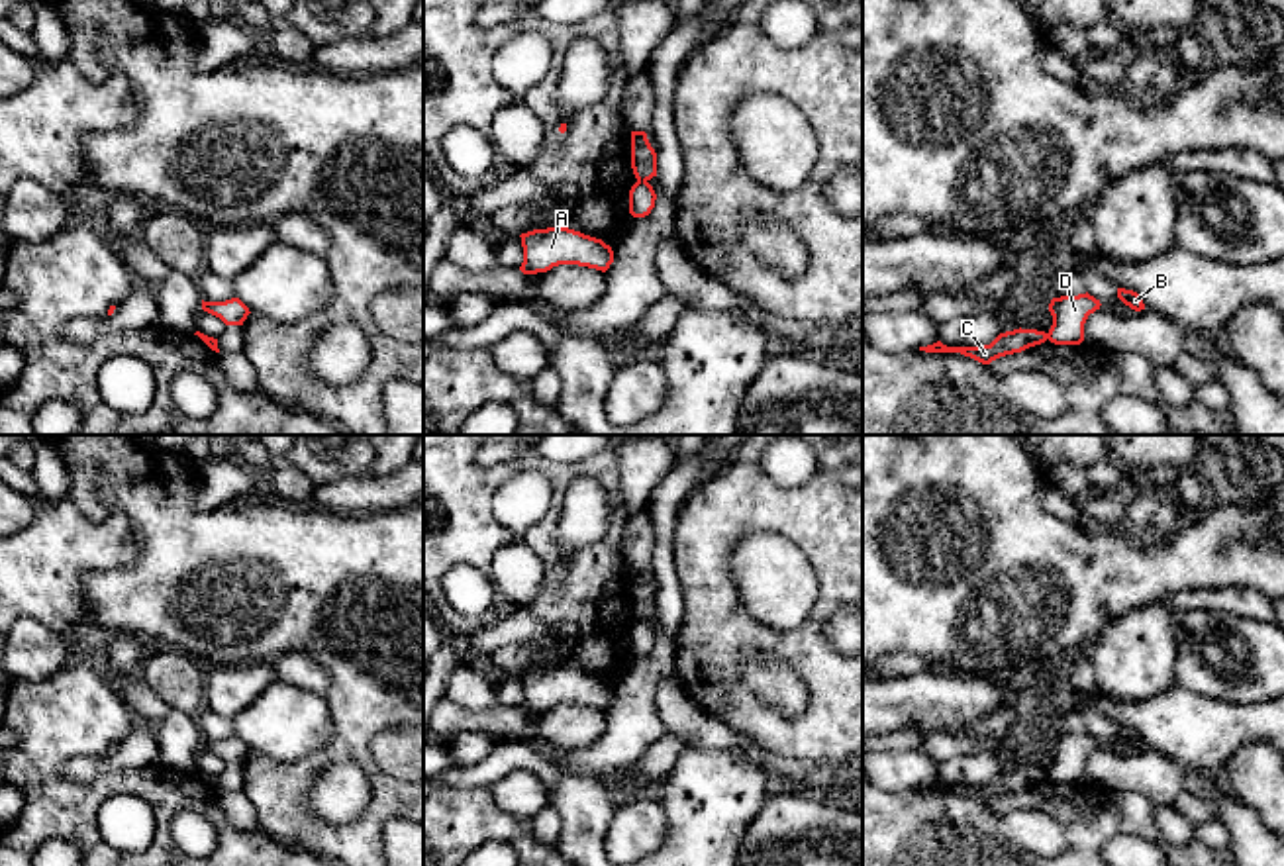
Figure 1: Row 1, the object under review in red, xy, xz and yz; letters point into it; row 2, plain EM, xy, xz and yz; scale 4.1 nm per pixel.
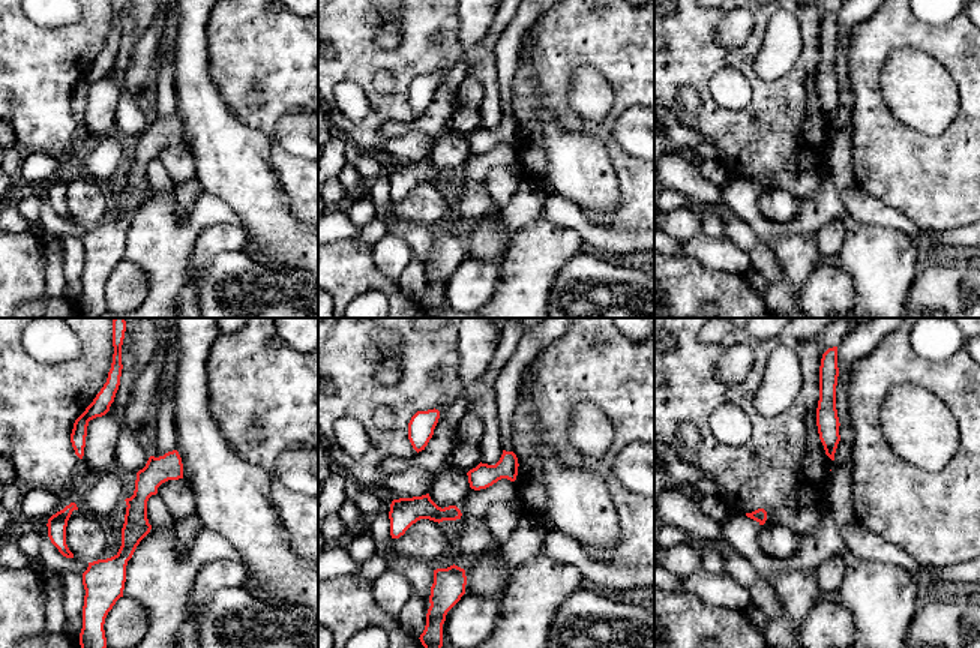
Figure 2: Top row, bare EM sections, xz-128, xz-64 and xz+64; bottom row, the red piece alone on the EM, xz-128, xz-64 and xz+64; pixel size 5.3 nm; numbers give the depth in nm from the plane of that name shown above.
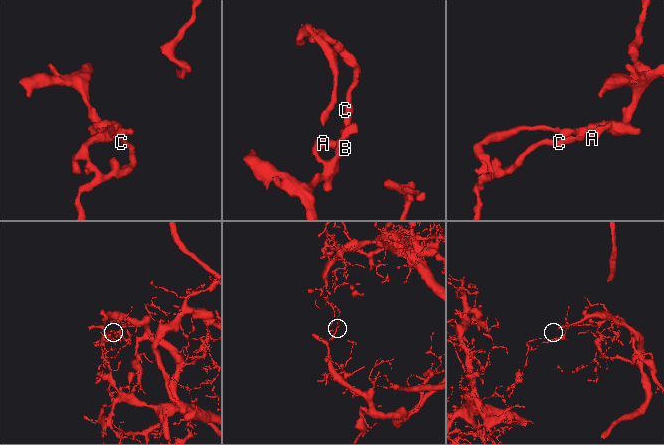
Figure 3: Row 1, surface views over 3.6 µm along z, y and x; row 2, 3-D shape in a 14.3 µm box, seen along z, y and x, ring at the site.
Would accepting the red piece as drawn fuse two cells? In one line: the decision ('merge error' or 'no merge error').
merge error

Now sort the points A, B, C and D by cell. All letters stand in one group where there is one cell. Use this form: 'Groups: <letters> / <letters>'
Groups: A B D / C

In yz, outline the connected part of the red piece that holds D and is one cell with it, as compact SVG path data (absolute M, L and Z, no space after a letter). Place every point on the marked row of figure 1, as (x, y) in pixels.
M1088 292L1053 298L1049 304L1053 315L1053 325L1047 333L1049 341L1055 345L1080 345L1084 341L1084 323L1100 306L1100 300Z

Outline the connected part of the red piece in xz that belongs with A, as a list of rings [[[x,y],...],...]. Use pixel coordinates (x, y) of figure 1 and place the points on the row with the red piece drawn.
[[[547,227],[521,233],[523,274],[547,272],[559,265],[578,265],[606,272],[614,251],[602,239],[568,227]]]

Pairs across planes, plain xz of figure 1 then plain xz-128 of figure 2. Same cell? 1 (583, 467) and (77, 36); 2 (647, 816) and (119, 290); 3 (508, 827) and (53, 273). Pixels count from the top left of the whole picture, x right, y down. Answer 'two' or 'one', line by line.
1: one
2: one
3: two

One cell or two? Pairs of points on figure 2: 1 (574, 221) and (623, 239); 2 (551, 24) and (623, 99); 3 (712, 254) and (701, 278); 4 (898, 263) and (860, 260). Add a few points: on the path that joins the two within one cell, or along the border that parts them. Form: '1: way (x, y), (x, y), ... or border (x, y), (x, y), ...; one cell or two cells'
1: way (586, 230), (596, 239), (611, 239); one cell
2: way (574, 35), (586, 42), (620, 77); one cell
3: border (680, 254), (694, 257), (709, 267), (740, 275); two cells
4: way (889, 261), (869, 260); one cell

